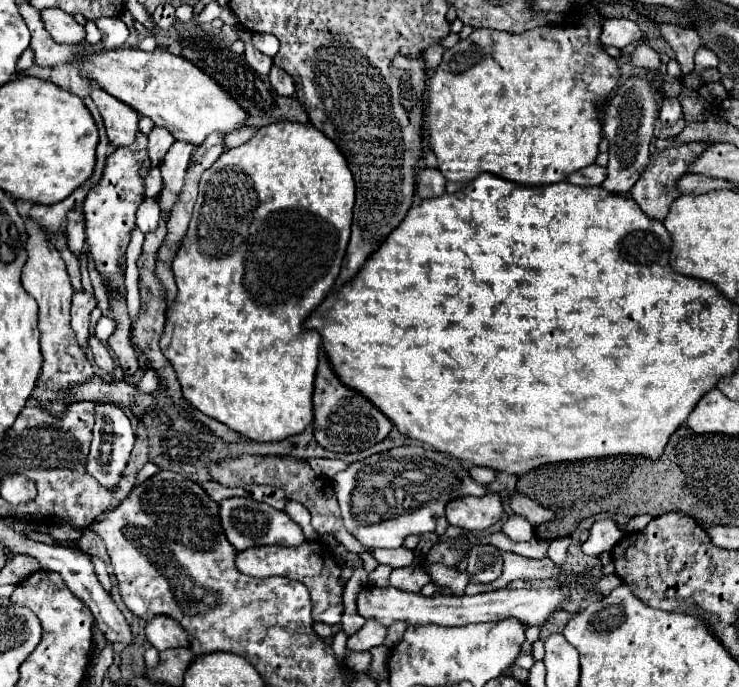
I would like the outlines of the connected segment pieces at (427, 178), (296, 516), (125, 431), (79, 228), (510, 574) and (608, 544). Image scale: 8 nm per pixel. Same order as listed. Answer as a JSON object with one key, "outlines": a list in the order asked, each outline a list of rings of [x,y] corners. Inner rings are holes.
{"outlines":[[[[423,169],[417,177],[417,195],[421,199],[433,199],[441,197],[445,193],[445,177],[439,169]]],[[[287,501],[285,513],[287,513],[295,523],[301,525],[301,529],[303,529],[307,541],[315,541],[315,539],[319,537],[319,535],[315,533],[315,529],[311,527],[311,521],[309,521],[309,509],[307,509],[307,507],[303,507],[303,505],[295,503],[295,501]]],[[[95,403],[95,427],[93,427],[93,441],[91,441],[91,451],[89,451],[89,461],[87,461],[87,473],[91,473],[101,485],[105,487],[117,487],[125,465],[129,461],[129,453],[135,445],[135,433],[131,427],[129,417],[125,415],[123,409],[117,405],[107,405],[107,403]]],[[[75,207],[69,211],[67,215],[67,229],[65,229],[65,235],[67,235],[67,245],[71,249],[71,253],[75,257],[79,257],[85,249],[85,233],[83,233],[83,211],[81,207]]],[[[501,551],[501,555],[503,555],[503,573],[501,573],[501,577],[495,583],[487,585],[487,587],[481,587],[479,583],[468,583],[465,589],[466,595],[476,595],[481,591],[489,591],[489,589],[501,589],[501,587],[507,587],[515,579],[523,579],[523,581],[557,579],[561,585],[569,583],[567,575],[563,575],[563,571],[557,569],[549,557],[545,557],[545,559],[527,559],[527,557],[517,555],[517,553],[509,553],[509,551]]],[[[603,519],[591,527],[591,535],[583,543],[581,549],[587,555],[599,555],[603,551],[611,551],[621,541],[621,537],[623,535],[621,535],[621,529],[617,527],[617,523],[613,519]]]]}

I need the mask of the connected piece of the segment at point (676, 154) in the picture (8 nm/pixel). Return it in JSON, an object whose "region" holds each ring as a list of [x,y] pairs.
{"region":[[[689,143],[689,145],[679,145],[679,147],[669,147],[665,151],[657,151],[651,155],[651,163],[645,169],[645,173],[641,175],[641,179],[635,183],[635,187],[631,189],[631,195],[635,197],[635,201],[641,205],[641,209],[655,219],[665,219],[669,205],[673,203],[673,199],[677,199],[677,191],[675,191],[675,183],[681,175],[687,173],[687,165],[705,149],[703,143]]]}

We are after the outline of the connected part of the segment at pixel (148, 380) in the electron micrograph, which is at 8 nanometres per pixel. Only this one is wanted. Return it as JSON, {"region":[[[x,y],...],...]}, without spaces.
{"region":[[[148,369],[142,379],[136,384],[137,391],[144,393],[153,393],[159,388],[159,379],[157,373],[153,369]]]}

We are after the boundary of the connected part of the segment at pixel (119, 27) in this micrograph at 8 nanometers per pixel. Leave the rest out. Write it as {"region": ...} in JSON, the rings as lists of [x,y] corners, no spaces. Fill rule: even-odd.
{"region":[[[101,17],[99,21],[95,21],[95,25],[103,35],[101,45],[99,45],[101,51],[119,49],[125,45],[125,41],[129,37],[129,29],[119,17]]]}

